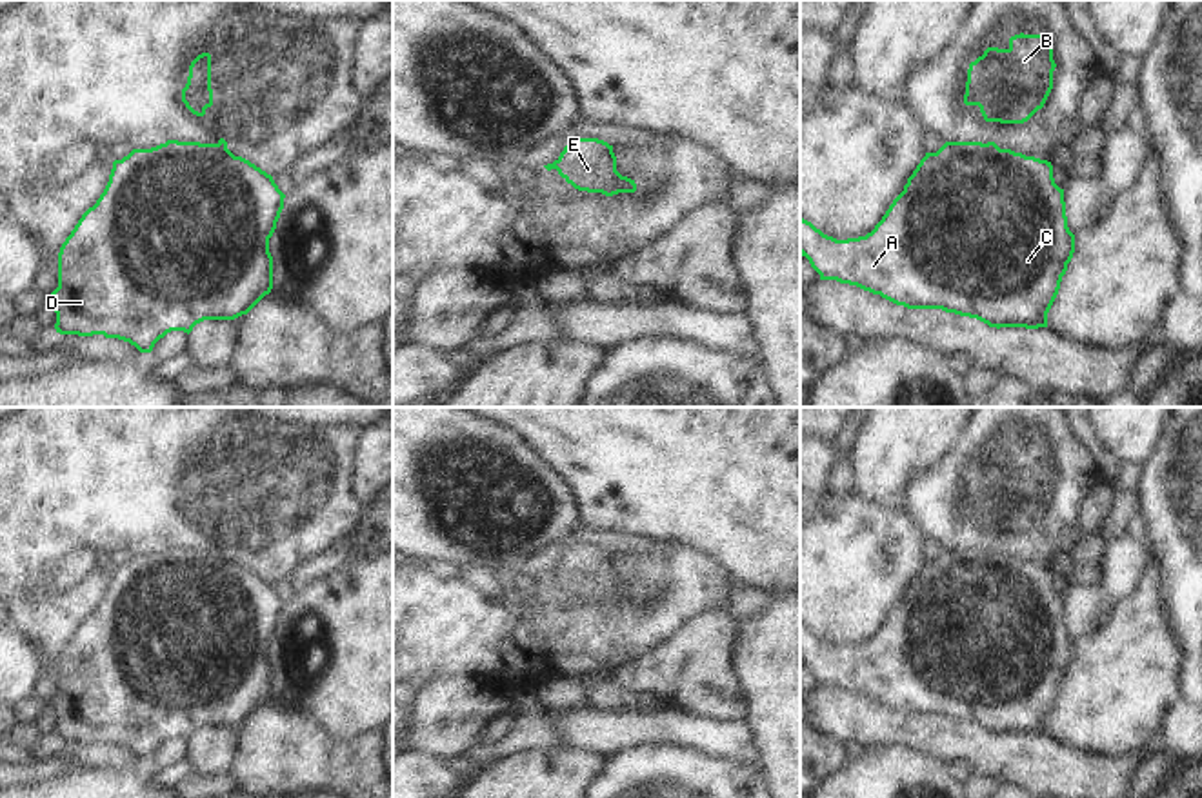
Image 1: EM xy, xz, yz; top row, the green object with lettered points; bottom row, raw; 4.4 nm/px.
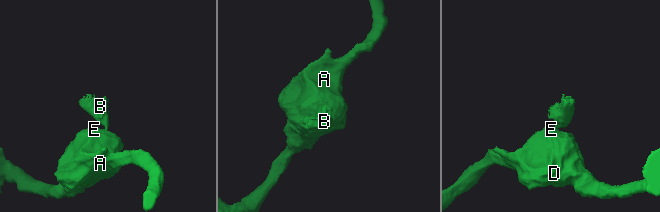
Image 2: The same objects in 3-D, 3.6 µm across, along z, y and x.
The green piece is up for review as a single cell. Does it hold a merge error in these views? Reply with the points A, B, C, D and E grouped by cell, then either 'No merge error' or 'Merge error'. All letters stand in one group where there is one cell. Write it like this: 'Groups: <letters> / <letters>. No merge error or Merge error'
Groups: A C D E / B. Merge error

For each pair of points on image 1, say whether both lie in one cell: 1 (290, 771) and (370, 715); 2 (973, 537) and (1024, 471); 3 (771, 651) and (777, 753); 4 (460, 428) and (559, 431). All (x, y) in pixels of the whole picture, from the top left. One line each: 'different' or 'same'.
1: different
2: same
3: same
4: different

